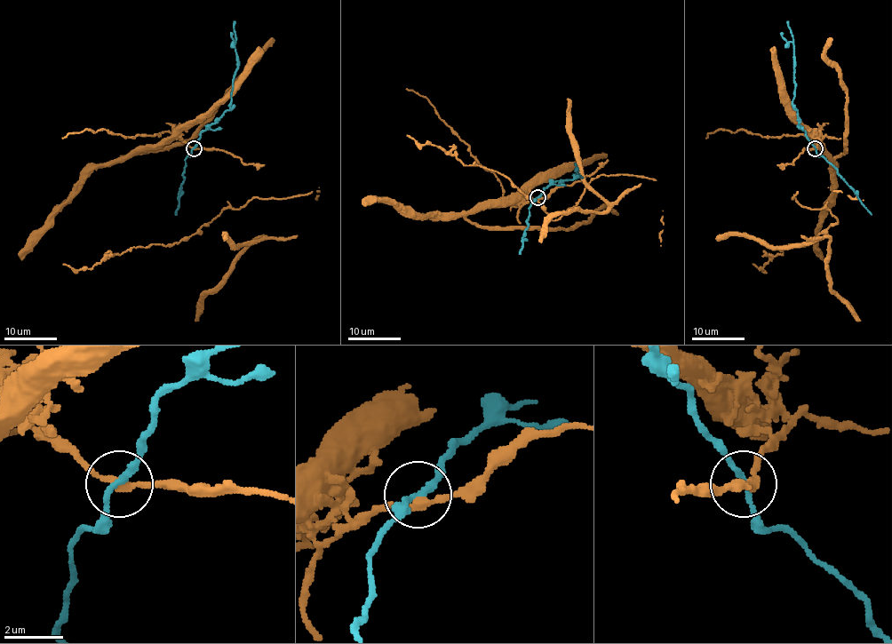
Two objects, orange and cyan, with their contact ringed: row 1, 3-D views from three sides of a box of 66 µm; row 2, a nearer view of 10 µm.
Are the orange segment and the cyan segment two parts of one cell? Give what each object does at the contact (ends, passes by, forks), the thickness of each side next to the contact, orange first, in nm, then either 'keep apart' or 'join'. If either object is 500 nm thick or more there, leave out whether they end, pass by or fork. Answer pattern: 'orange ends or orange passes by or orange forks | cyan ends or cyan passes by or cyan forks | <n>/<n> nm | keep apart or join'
orange passes by | cyan passes by | 260/180 nm | keep apart

